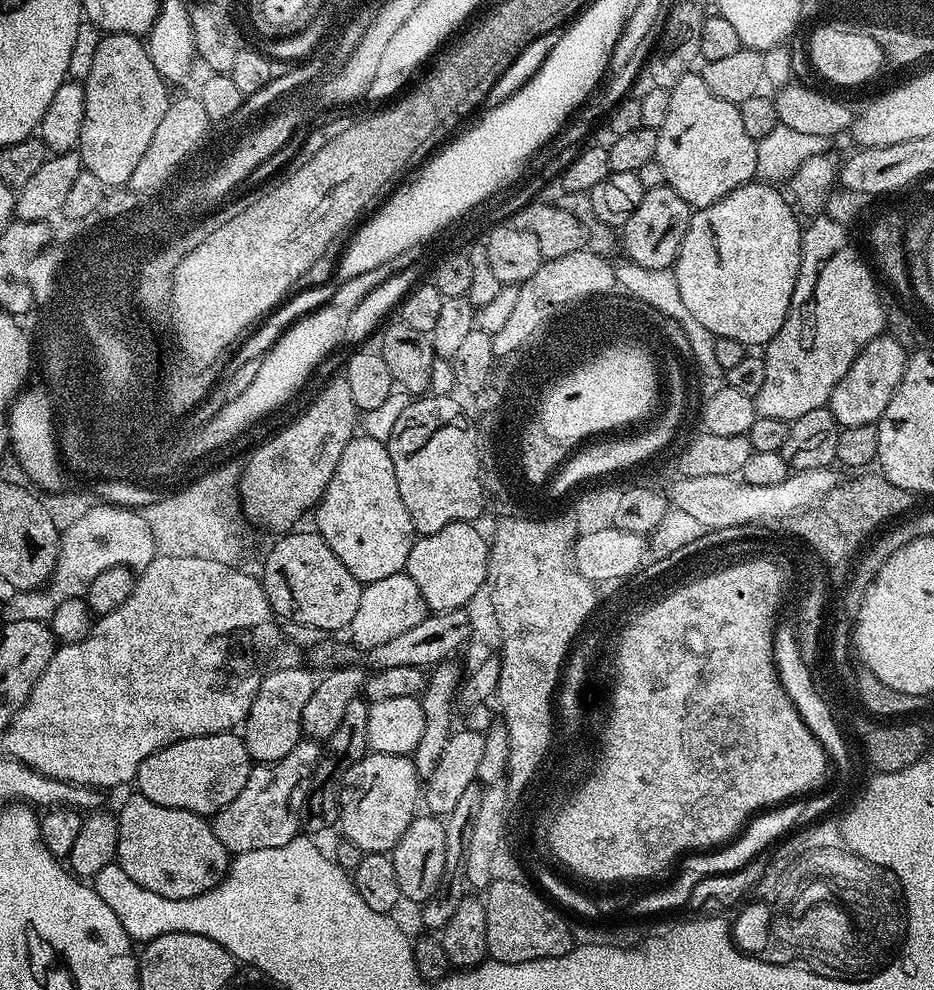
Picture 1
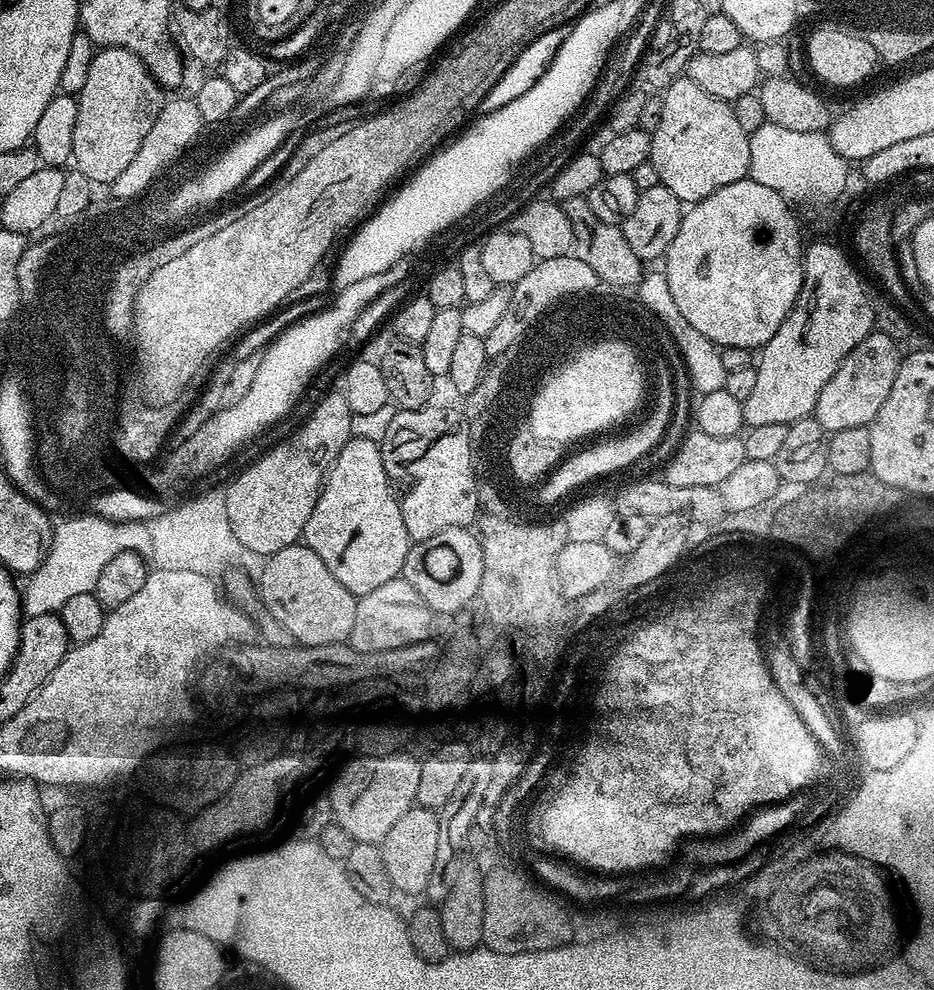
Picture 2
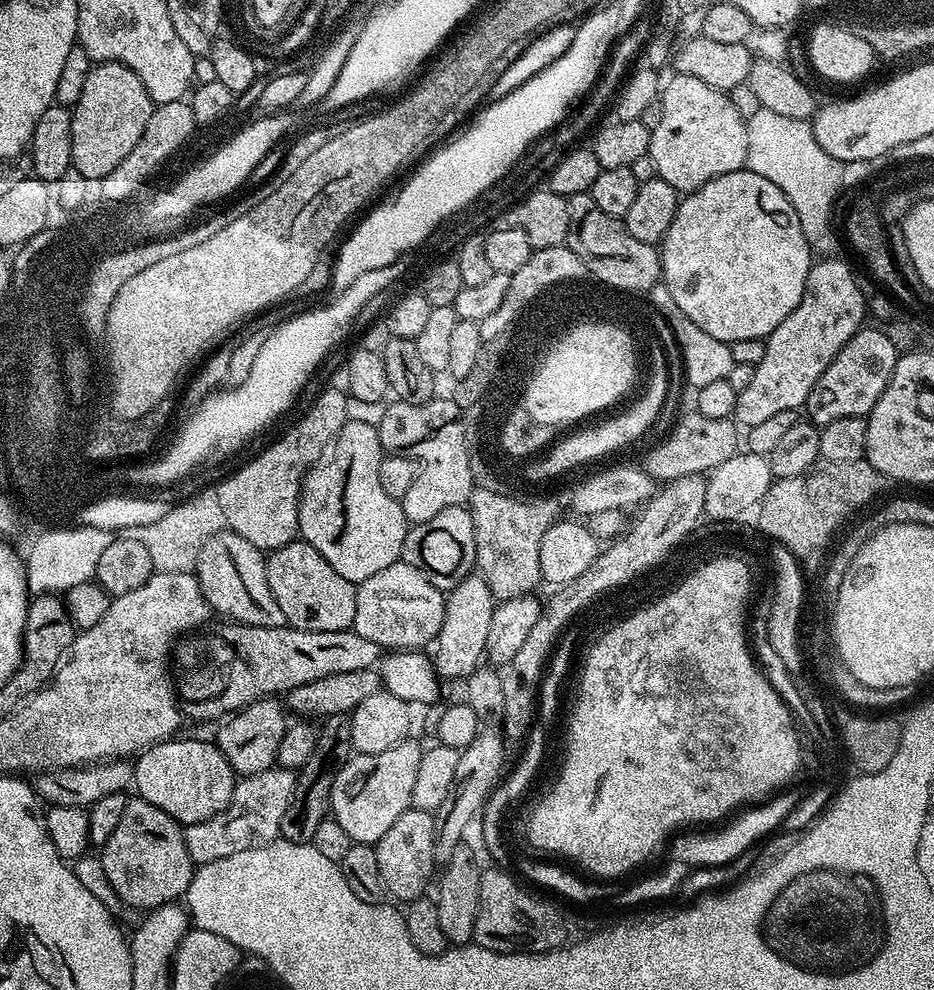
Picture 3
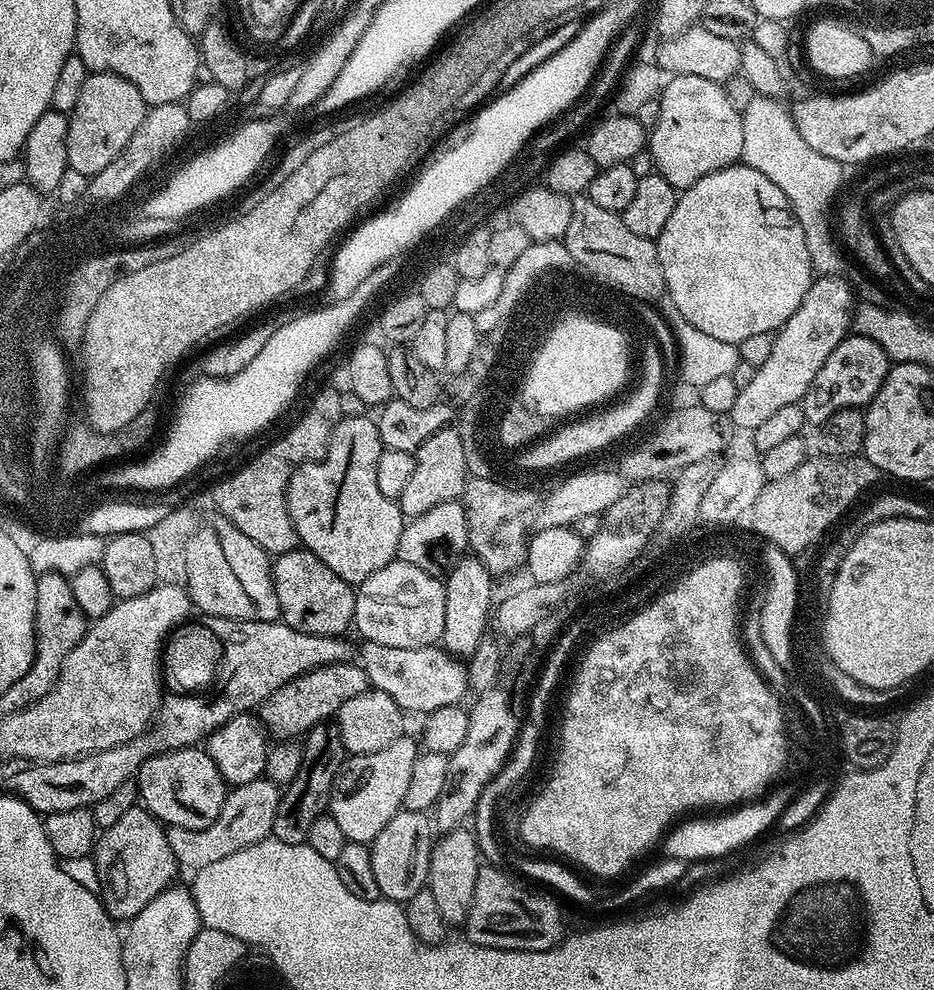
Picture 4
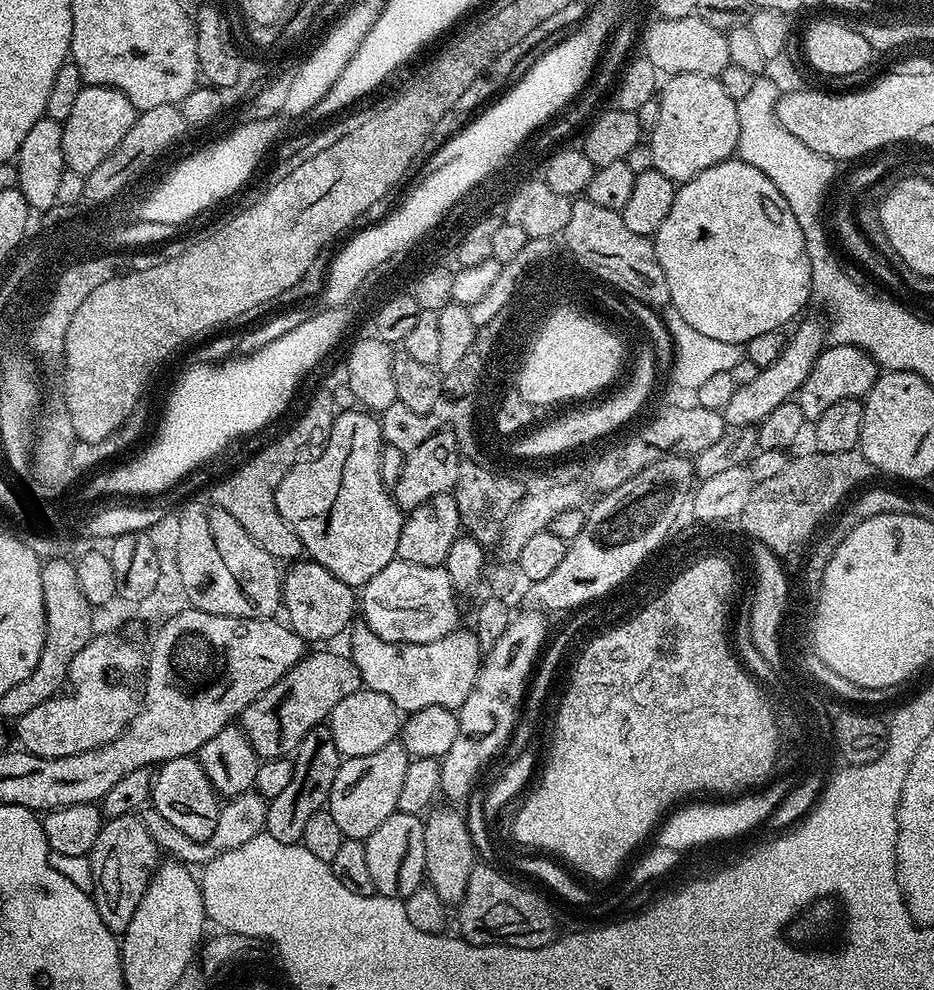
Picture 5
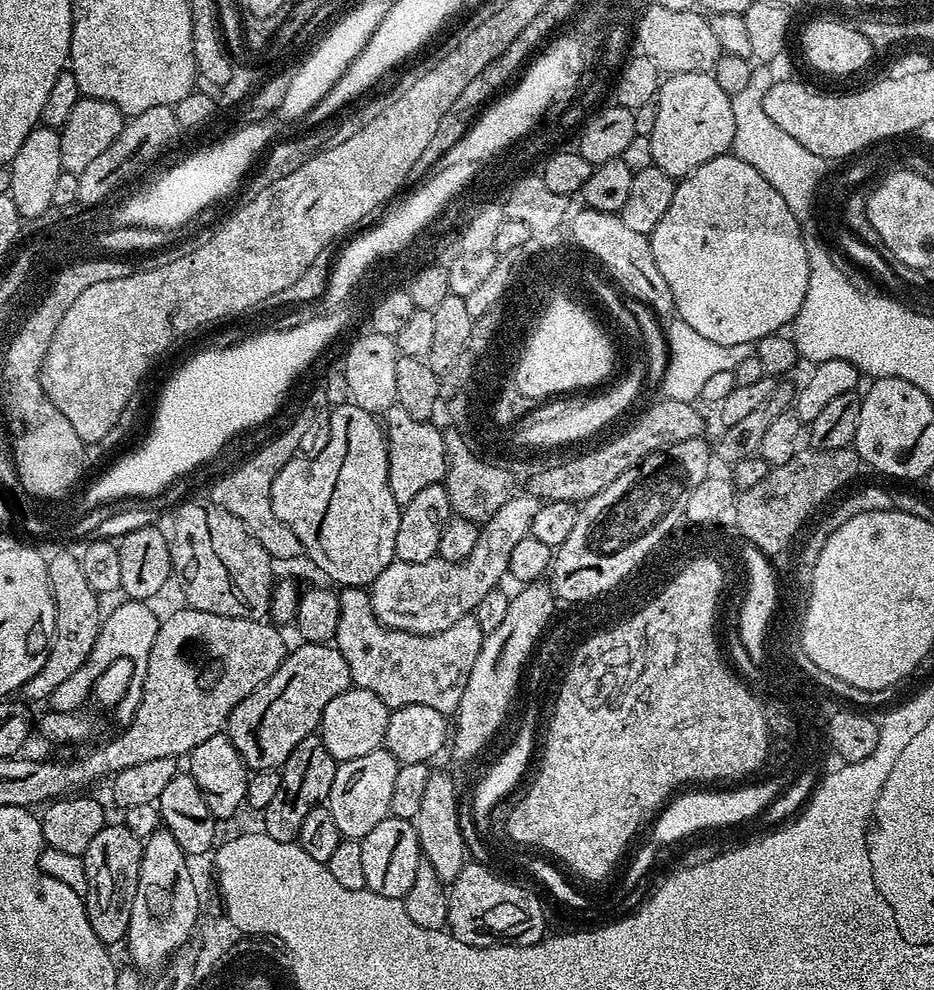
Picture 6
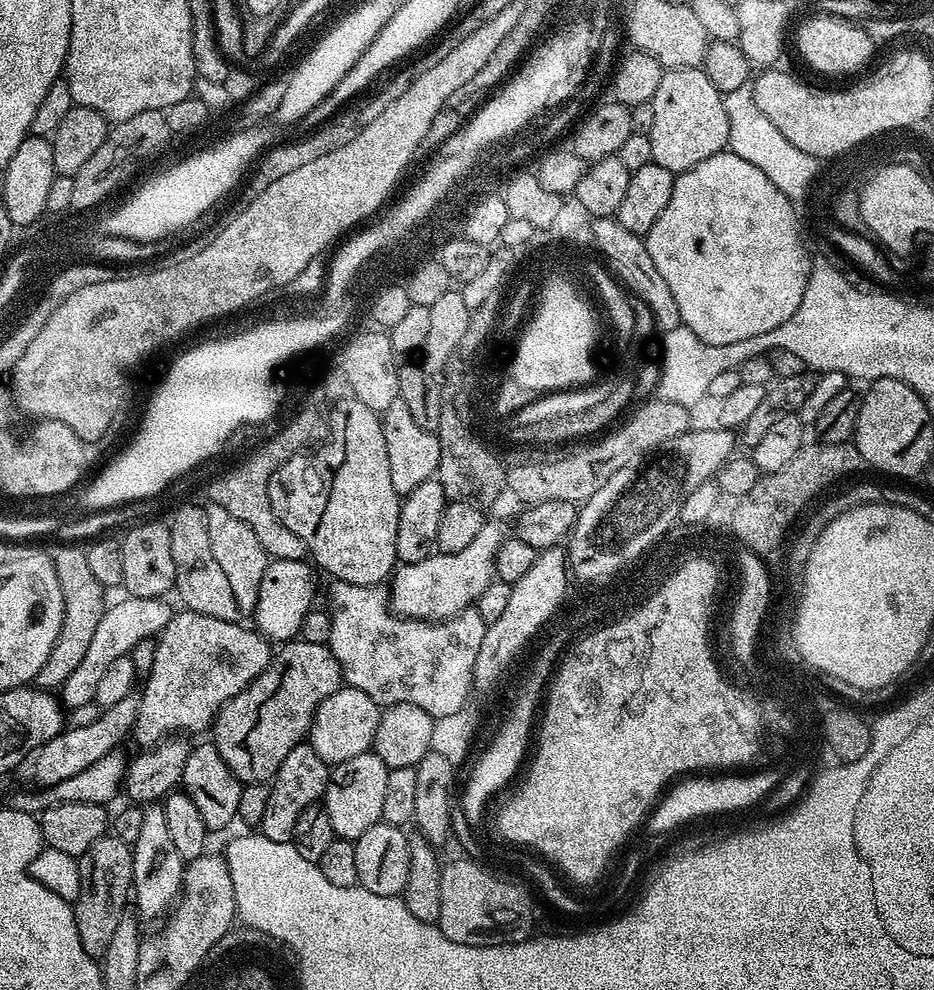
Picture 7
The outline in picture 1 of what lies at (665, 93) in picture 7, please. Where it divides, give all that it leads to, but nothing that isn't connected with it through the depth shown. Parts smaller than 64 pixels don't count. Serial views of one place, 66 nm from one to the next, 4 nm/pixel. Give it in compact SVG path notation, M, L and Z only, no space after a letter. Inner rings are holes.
M686 75L670 89L670 110L656 137L658 146L655 159L658 166L662 166L665 185L682 194L682 198L693 210L718 202L757 175L756 141L752 140L750 134L746 134L745 128L742 127L739 107L718 98L718 94L714 94L710 86L706 86L703 75Z

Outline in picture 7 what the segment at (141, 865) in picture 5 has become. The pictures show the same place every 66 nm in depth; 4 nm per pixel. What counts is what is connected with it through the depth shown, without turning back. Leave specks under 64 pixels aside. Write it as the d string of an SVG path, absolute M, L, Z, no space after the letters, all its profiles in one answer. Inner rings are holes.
M106 834L86 850L79 858L82 874L82 890L74 902L76 924L80 927L80 936L84 947L91 956L103 957L107 946L113 940L114 930L122 921L130 904L132 892L132 850L129 844L122 842L115 834Z

